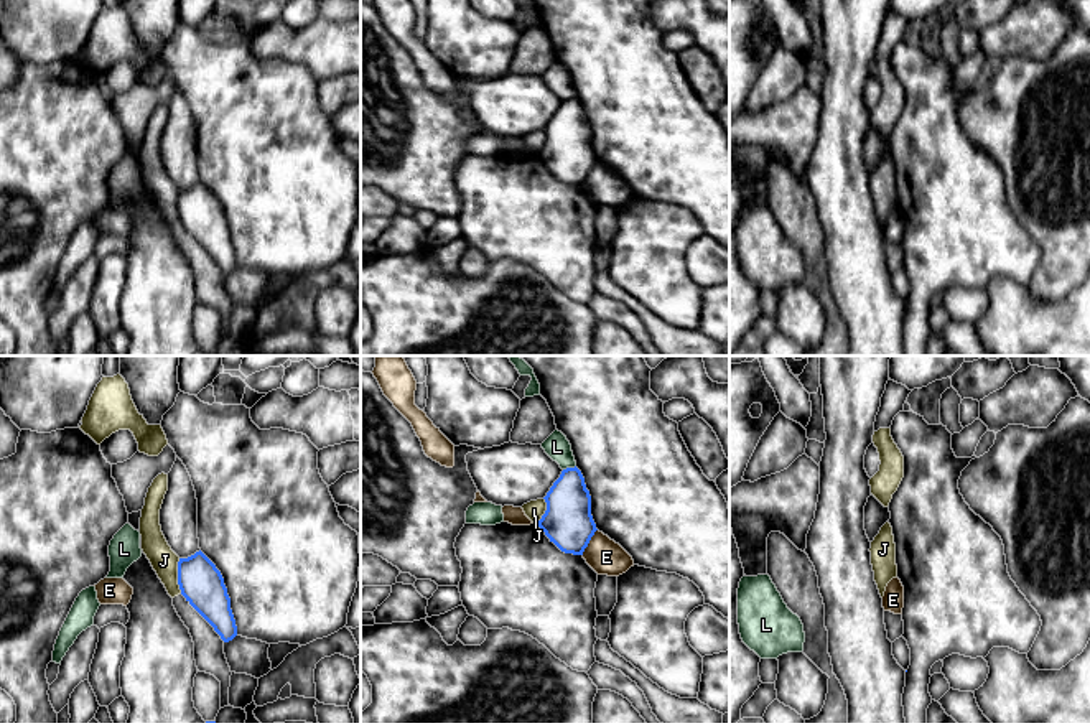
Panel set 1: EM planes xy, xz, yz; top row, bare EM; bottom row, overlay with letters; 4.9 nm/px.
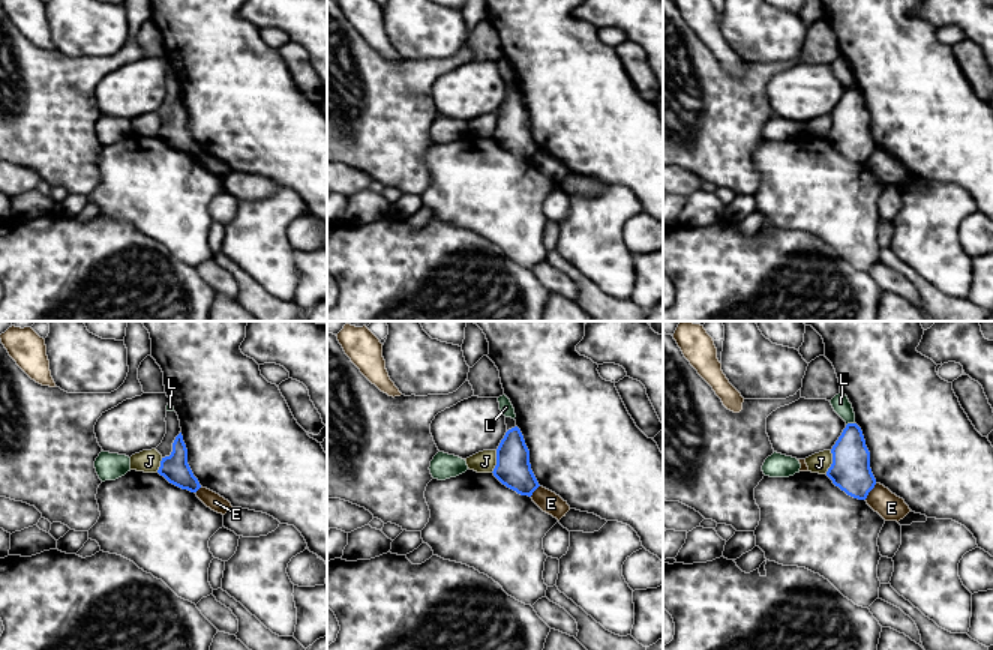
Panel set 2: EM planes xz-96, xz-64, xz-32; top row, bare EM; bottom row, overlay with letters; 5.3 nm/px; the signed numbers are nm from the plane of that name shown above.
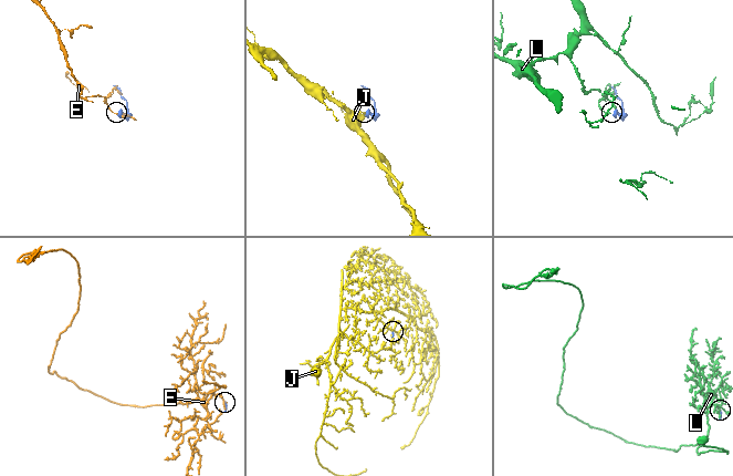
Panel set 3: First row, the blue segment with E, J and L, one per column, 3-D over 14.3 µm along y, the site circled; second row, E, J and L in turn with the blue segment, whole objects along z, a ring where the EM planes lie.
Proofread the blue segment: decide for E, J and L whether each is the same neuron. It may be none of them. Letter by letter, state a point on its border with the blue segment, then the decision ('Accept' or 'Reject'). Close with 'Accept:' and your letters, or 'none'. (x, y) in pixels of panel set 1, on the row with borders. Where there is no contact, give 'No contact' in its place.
E: Touches blue at xz (588, 542). Reject
J: Touches blue at xy (178, 575). Reject
L: Touches blue at xz (568, 468). Reject
Accept: none

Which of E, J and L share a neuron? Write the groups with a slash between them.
E / J / L

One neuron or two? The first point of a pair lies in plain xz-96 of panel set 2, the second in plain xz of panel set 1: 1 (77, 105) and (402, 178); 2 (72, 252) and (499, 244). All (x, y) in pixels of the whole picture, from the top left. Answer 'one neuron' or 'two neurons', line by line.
1: one neuron
2: two neurons

